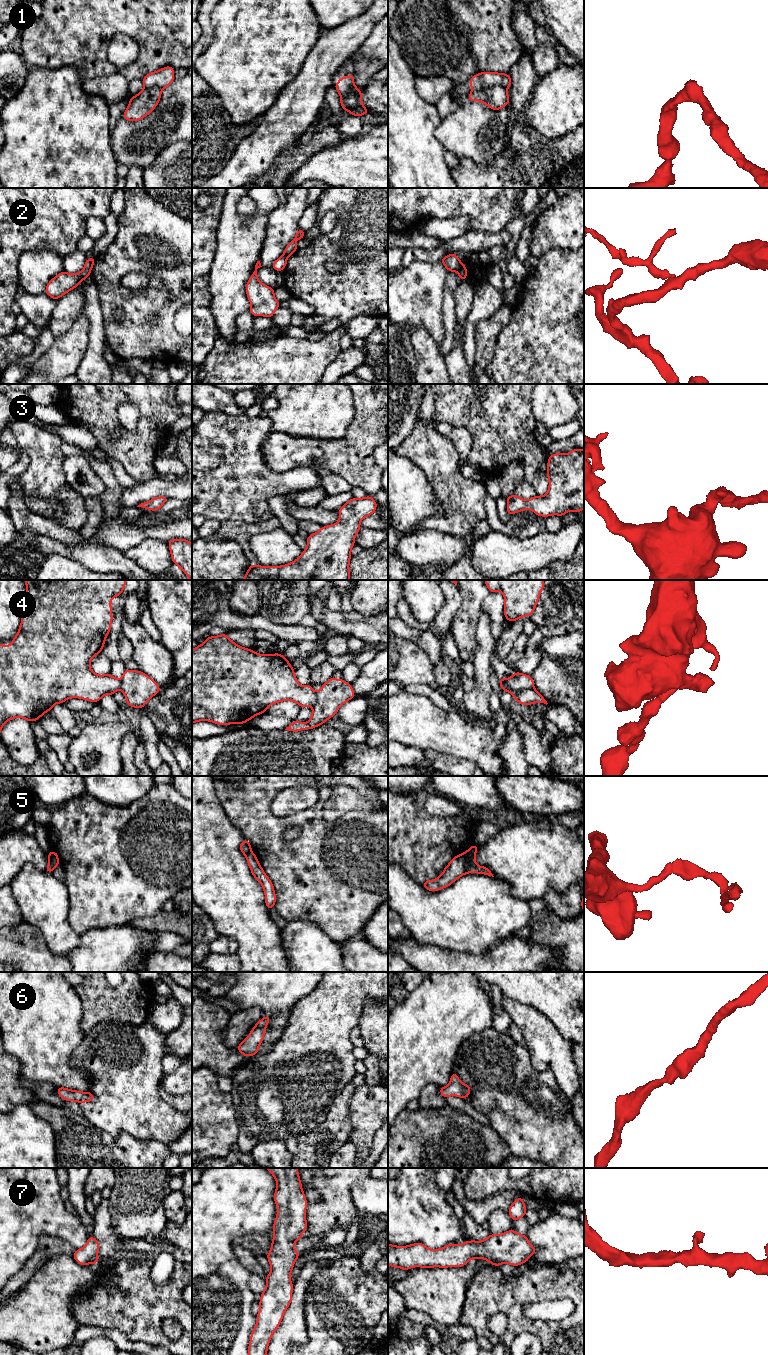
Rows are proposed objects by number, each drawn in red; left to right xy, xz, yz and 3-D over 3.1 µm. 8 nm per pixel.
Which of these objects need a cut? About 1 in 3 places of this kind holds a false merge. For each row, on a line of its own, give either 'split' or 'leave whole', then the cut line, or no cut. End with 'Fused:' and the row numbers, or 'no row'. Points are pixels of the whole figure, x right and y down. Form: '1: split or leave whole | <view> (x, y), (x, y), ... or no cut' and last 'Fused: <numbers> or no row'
1: split | yz (505, 88), (494, 85), (472, 92)
2: leave whole | no cut
3: leave whole | no cut
4: split | yz (533, 688), (513, 691), (511, 693)
5: split | yz (464, 853), (468, 872)
6: leave whole | no cut
7: leave whole | no cut
Fused: 1, 4, 5

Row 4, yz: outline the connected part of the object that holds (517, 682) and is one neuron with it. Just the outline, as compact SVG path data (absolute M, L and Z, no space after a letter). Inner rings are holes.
M517 671L510 678L499 677L499 681L502 683L501 689L511 694L521 690L534 689L533 678Z

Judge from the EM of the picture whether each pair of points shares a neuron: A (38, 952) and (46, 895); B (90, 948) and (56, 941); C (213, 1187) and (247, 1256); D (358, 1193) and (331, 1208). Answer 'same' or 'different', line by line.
A: different
B: different
C: different
D: different

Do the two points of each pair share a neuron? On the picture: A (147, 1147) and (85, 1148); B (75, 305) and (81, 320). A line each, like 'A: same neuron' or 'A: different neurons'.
A: same neuron
B: different neurons

